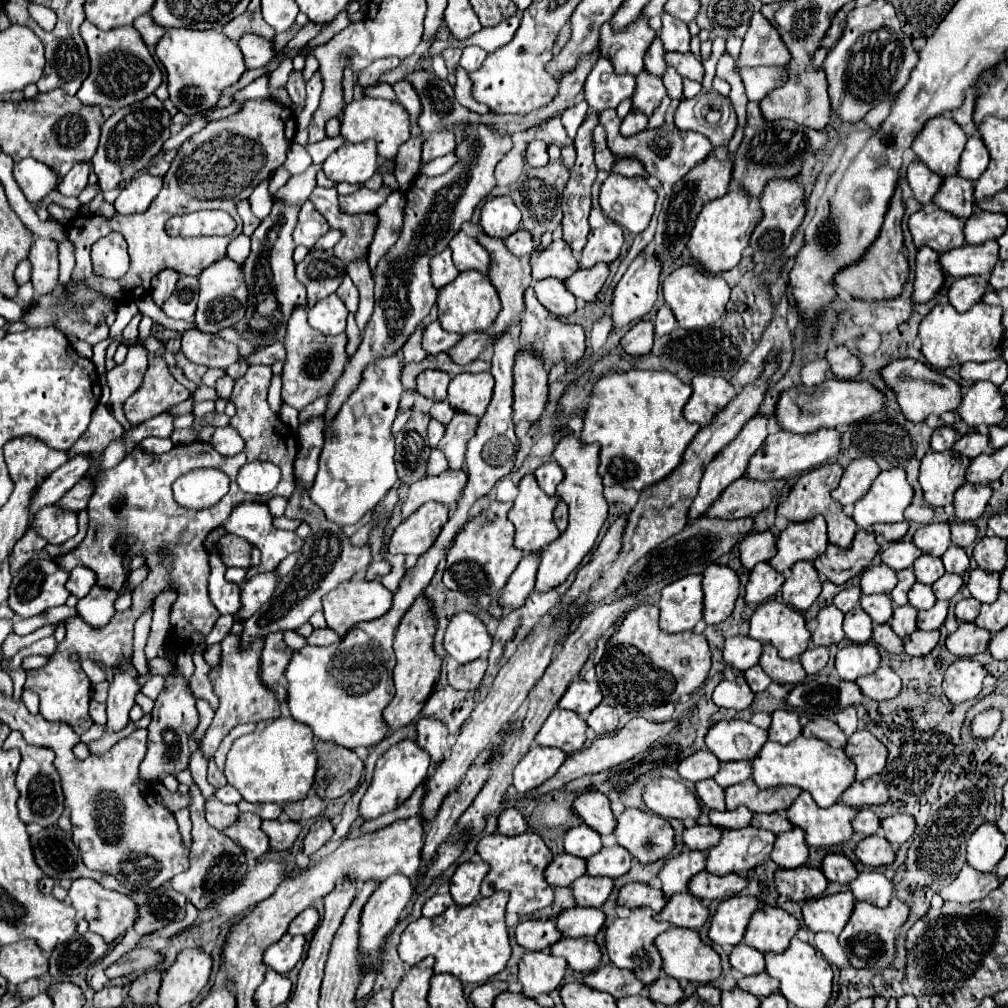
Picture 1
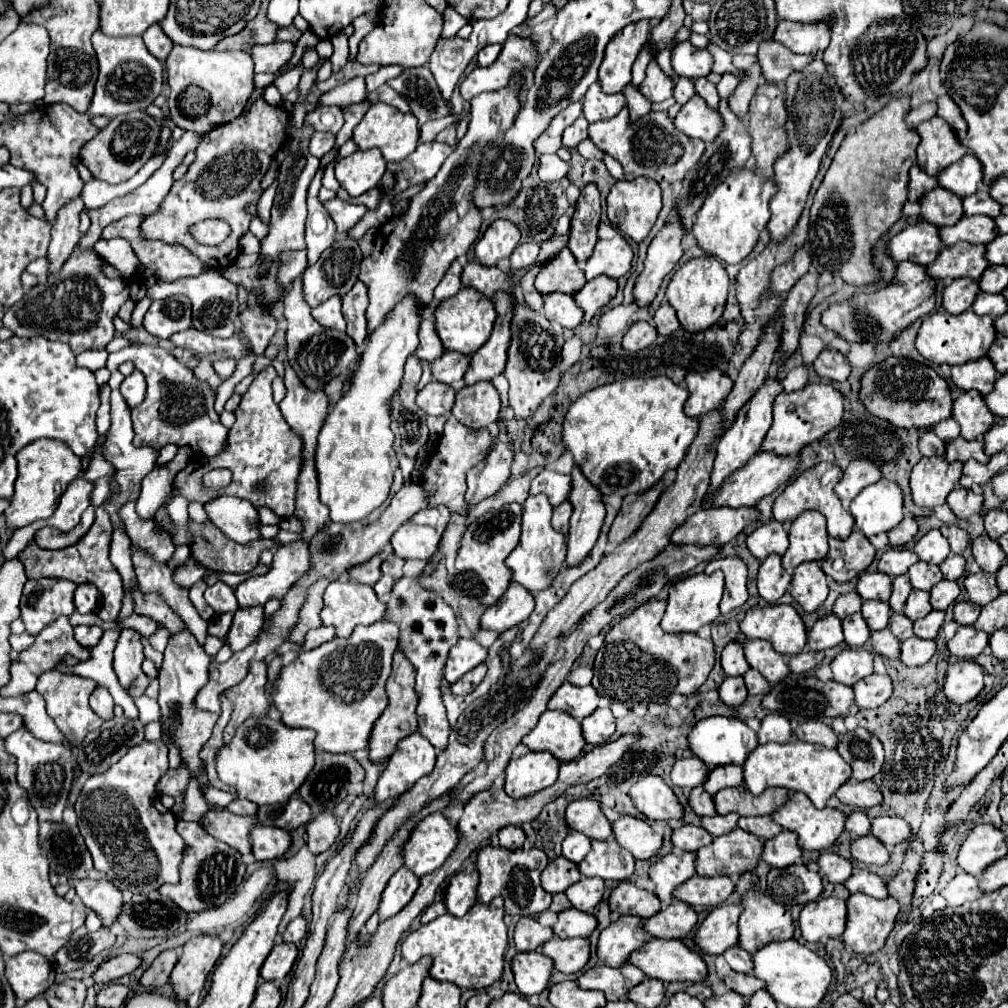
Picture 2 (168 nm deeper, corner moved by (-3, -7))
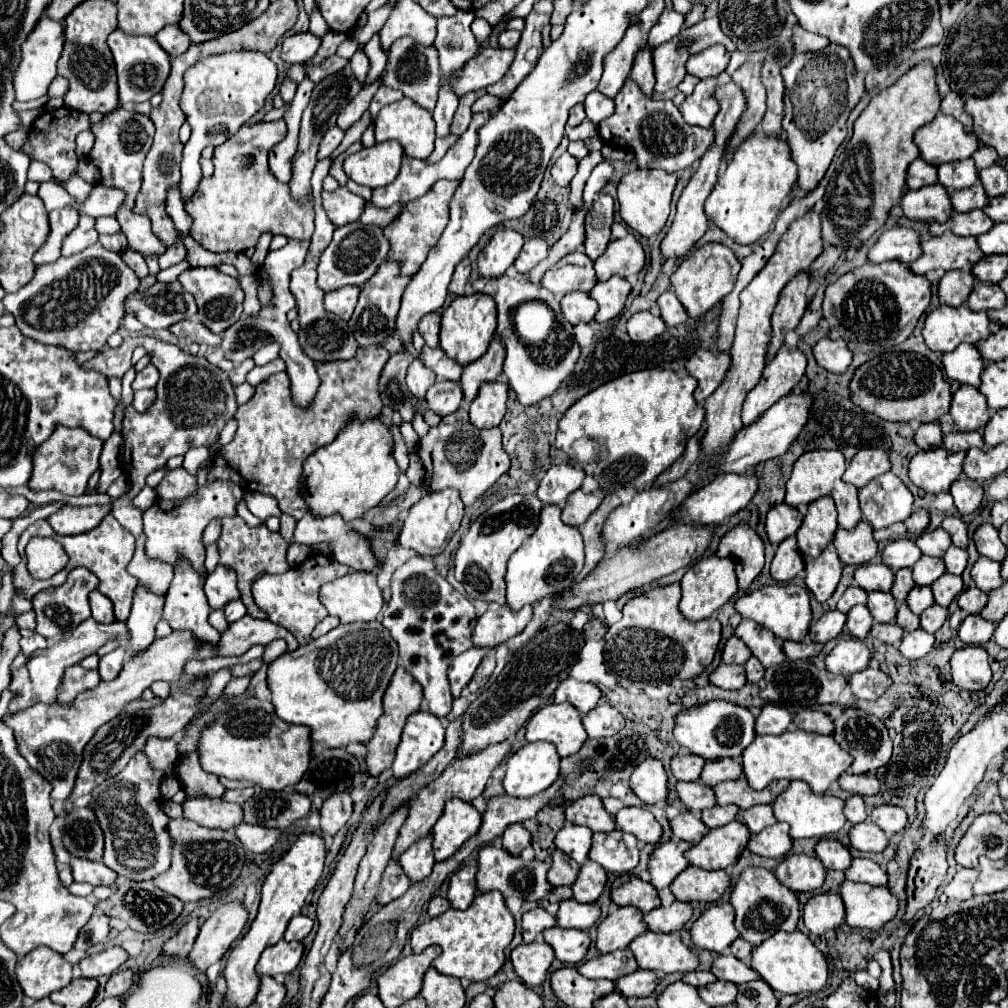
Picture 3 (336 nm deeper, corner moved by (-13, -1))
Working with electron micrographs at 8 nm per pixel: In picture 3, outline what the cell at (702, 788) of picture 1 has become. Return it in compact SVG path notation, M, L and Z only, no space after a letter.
M692 781L692 783L678 783L676 791L680 795L680 801L690 809L710 809L716 805L716 795L714 789L704 785L702 781Z

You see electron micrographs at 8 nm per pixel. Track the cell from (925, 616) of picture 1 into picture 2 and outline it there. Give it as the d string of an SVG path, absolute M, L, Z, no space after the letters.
M930 611L926 617L914 621L914 633L922 639L934 639L938 635L938 629L944 623L942 611Z

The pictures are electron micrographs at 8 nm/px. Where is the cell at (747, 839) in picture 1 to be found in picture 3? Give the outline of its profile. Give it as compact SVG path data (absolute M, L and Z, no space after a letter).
M732 821L720 829L710 829L688 853L688 861L700 869L716 871L732 867L748 847L752 833L746 825Z

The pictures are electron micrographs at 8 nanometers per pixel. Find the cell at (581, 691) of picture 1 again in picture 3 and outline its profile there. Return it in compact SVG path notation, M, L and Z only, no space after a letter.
M564 679L558 689L554 691L554 703L572 703L582 715L586 715L588 711L592 711L598 701L602 699L600 689L594 683L582 683L576 679Z

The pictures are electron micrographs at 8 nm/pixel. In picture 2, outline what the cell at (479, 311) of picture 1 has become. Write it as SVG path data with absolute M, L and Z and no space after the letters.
M462 287L462 291L458 291L458 295L444 299L436 307L434 317L436 317L436 333L440 335L444 349L458 351L462 355L472 355L488 341L492 325L496 321L496 309L488 297L478 295L478 291L474 291L474 289Z

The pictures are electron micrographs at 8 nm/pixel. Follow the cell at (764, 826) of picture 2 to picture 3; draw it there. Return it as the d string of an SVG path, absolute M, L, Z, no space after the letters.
M754 805L746 811L740 811L738 821L744 823L752 833L760 833L760 829L766 829L768 825L774 825L776 817L774 817L770 805Z

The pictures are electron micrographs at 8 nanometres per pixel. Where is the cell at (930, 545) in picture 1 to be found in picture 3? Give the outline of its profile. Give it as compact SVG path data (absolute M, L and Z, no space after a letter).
M942 527L934 529L934 531L926 531L916 539L916 545L920 547L920 551L924 555L932 555L932 557L944 557L944 553L948 551L948 547L952 545L950 533L946 533Z

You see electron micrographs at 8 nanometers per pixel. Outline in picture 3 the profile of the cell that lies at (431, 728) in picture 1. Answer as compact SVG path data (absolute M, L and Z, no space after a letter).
M416 555L394 571L392 599L382 615L382 625L392 633L400 647L400 663L422 685L428 711L446 721L454 701L448 667L456 655L472 647L472 631L476 625L474 605L436 571L436 565L430 559Z

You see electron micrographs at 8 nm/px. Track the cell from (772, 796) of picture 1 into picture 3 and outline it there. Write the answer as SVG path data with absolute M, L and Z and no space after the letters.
M740 777L736 781L724 781L724 783L716 785L714 793L716 793L718 805L734 803L740 809L748 809L748 807L754 807L758 803L772 803L780 793L784 793L788 789L788 785L790 785L790 781L782 779L782 781L770 783L762 791L756 791L748 785L748 781L744 777Z

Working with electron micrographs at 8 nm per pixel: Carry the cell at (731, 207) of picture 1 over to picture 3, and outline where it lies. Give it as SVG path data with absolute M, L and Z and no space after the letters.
M754 133L752 139L744 141L734 153L734 159L720 171L718 181L706 199L706 217L714 221L728 237L738 245L752 245L762 235L766 235L786 199L788 191L798 179L798 167L790 159L790 149L784 139Z

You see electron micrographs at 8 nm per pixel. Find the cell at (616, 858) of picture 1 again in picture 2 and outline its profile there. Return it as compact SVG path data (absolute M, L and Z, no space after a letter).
M616 839L592 841L592 847L578 865L580 873L586 877L602 877L606 881L626 881L634 873L634 857L624 847L618 847Z

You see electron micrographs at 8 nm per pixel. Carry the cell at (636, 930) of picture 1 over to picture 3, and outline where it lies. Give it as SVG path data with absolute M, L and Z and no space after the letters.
M618 907L614 913L610 913L598 927L598 951L612 953L616 949L626 949L636 937L648 931L642 917L642 911L636 907Z

